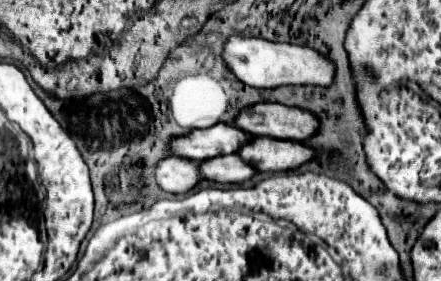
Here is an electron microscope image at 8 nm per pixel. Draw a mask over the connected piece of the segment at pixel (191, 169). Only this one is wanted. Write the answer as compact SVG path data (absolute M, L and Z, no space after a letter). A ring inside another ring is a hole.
M179 156L161 160L155 170L155 178L163 190L173 194L185 194L205 180L199 174L199 162L193 162L189 158L179 158Z

